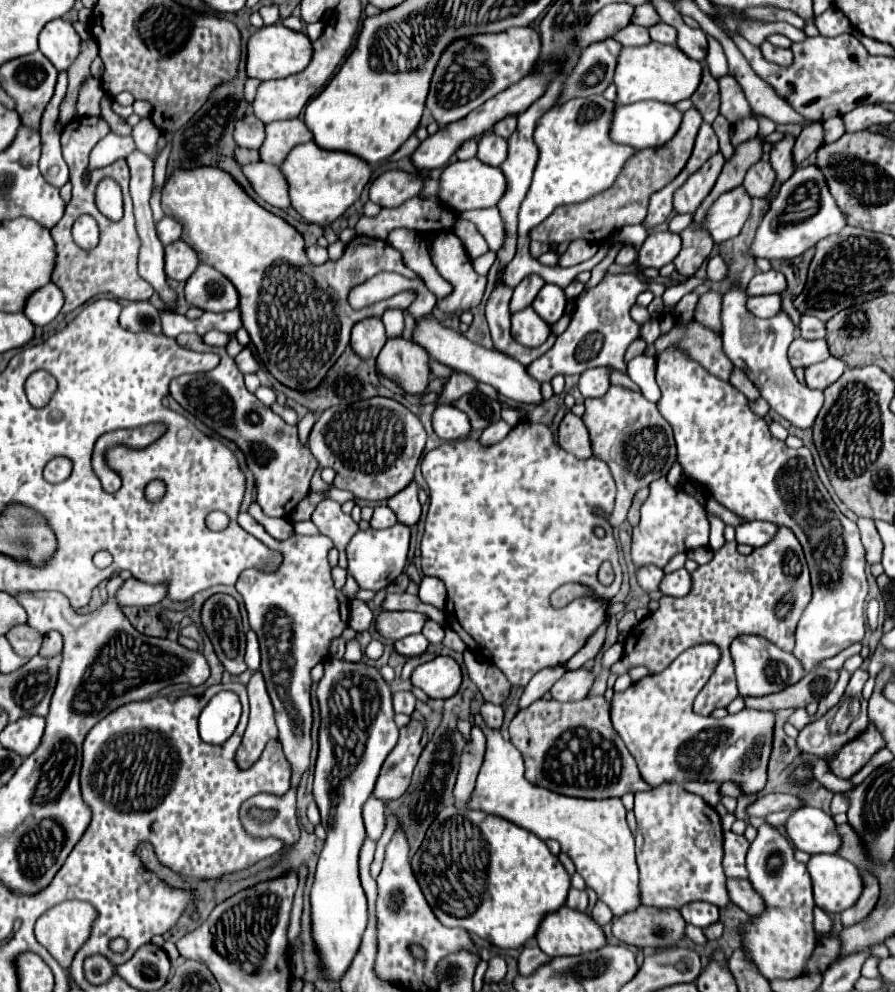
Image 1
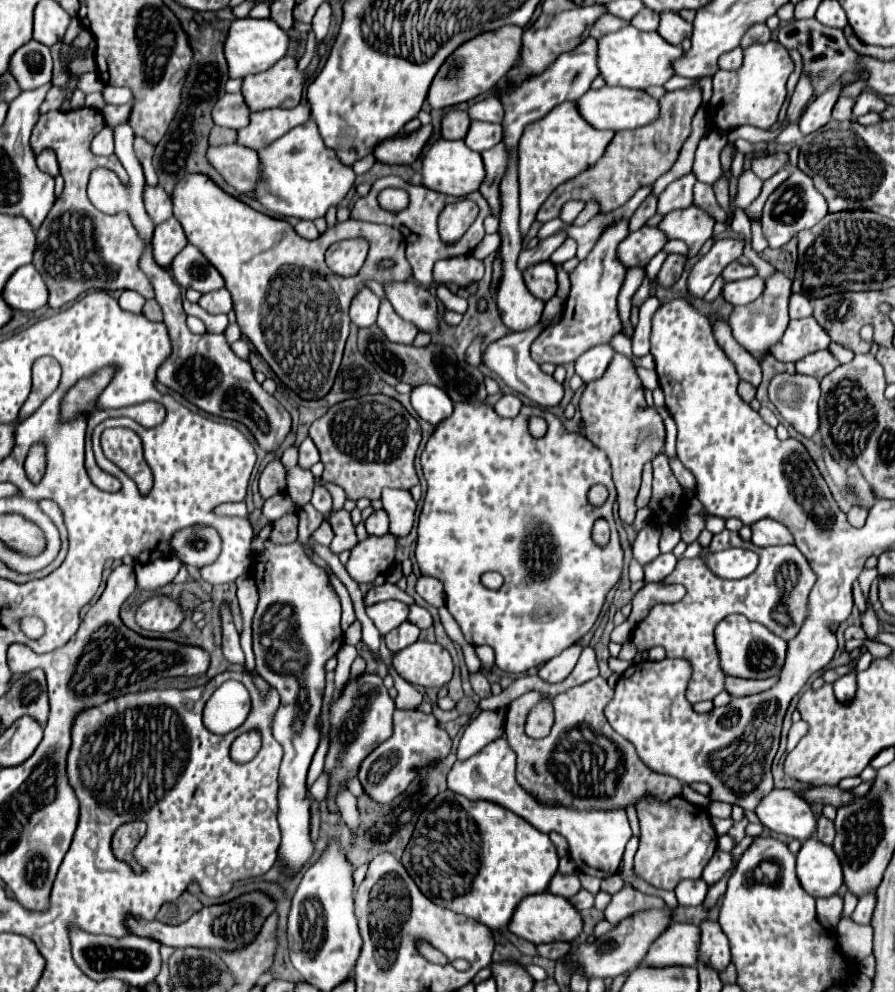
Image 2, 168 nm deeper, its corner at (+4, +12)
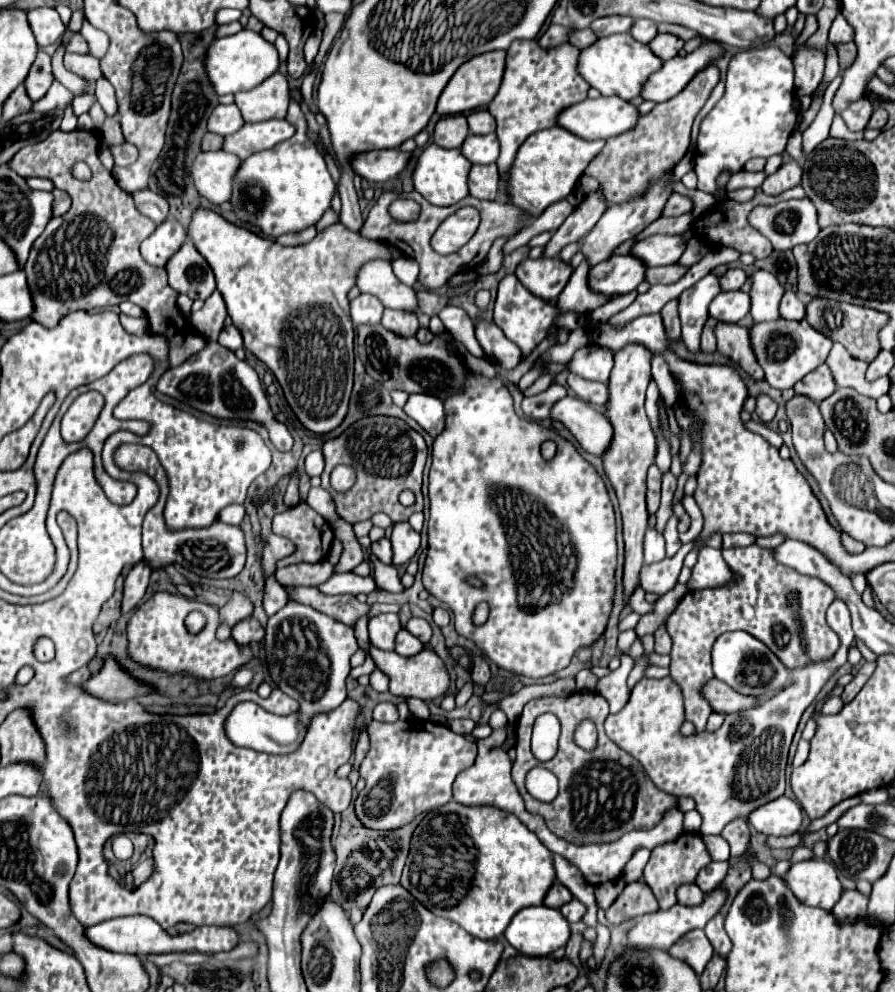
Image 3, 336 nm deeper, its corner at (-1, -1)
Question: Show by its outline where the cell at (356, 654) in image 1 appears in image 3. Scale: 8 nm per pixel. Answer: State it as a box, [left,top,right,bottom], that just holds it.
[353,726,369,769]

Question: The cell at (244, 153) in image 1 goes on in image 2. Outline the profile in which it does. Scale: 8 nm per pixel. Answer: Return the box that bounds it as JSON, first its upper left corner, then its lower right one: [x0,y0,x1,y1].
[210,127,236,145]

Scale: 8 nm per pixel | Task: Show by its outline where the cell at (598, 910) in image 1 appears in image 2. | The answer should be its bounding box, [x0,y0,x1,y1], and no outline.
[570,889,594,911]

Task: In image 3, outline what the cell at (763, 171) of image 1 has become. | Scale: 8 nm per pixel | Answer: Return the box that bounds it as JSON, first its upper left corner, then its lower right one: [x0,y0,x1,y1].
[763,160,801,196]

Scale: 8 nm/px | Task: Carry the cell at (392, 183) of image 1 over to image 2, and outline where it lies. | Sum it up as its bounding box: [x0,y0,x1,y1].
[378,189,408,211]

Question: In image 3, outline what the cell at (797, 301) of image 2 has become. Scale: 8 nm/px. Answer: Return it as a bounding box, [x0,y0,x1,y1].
[779,290,805,322]

